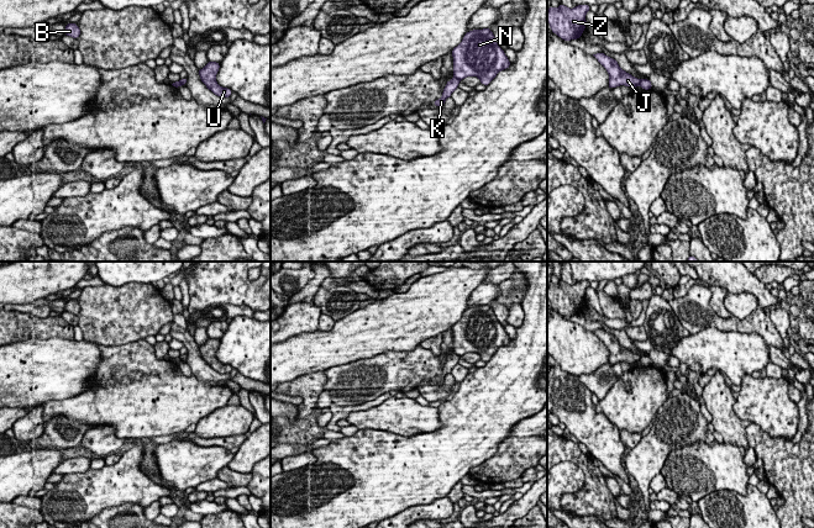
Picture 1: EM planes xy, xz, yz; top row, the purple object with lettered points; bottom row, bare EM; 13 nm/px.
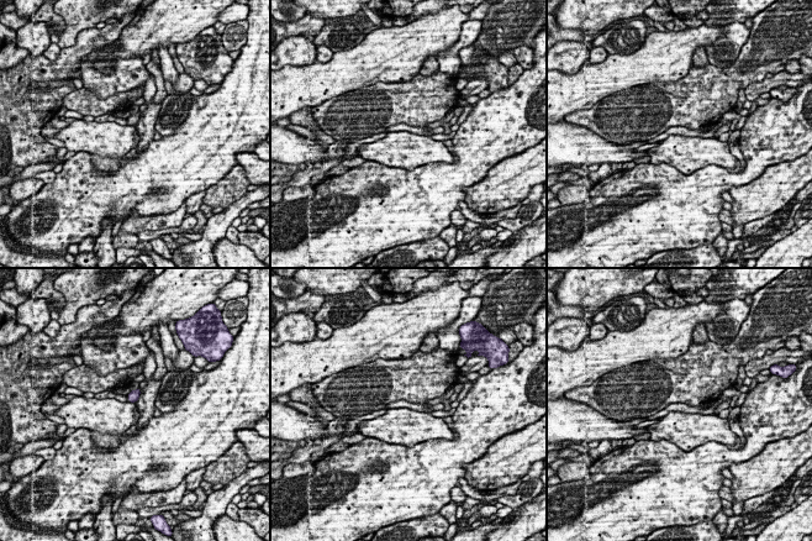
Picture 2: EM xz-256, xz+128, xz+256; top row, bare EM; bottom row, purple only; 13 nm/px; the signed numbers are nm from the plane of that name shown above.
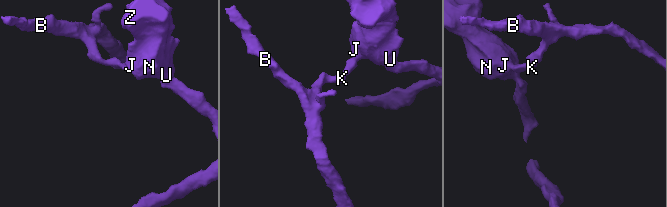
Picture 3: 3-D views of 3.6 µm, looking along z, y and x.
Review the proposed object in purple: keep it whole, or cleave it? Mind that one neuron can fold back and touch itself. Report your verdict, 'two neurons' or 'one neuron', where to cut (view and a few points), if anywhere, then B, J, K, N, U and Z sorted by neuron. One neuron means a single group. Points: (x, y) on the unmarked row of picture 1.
two neurons | xz (455, 353), (460, 355) | B K / J N U Z

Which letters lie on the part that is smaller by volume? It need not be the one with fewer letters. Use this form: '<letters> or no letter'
B, K

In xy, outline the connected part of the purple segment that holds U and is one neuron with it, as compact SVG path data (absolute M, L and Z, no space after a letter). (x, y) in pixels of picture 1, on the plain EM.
M208 338L208 340L199 345L199 352L201 358L211 366L215 371L220 374L230 374L232 368L229 364L222 364L216 358L216 350L219 348L220 339Z

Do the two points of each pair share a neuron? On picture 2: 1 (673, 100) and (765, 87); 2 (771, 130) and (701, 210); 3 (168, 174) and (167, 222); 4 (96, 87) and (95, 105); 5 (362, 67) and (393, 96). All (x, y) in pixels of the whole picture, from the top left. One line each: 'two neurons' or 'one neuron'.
1: two neurons
2: one neuron
3: two neurons
4: two neurons
5: two neurons

